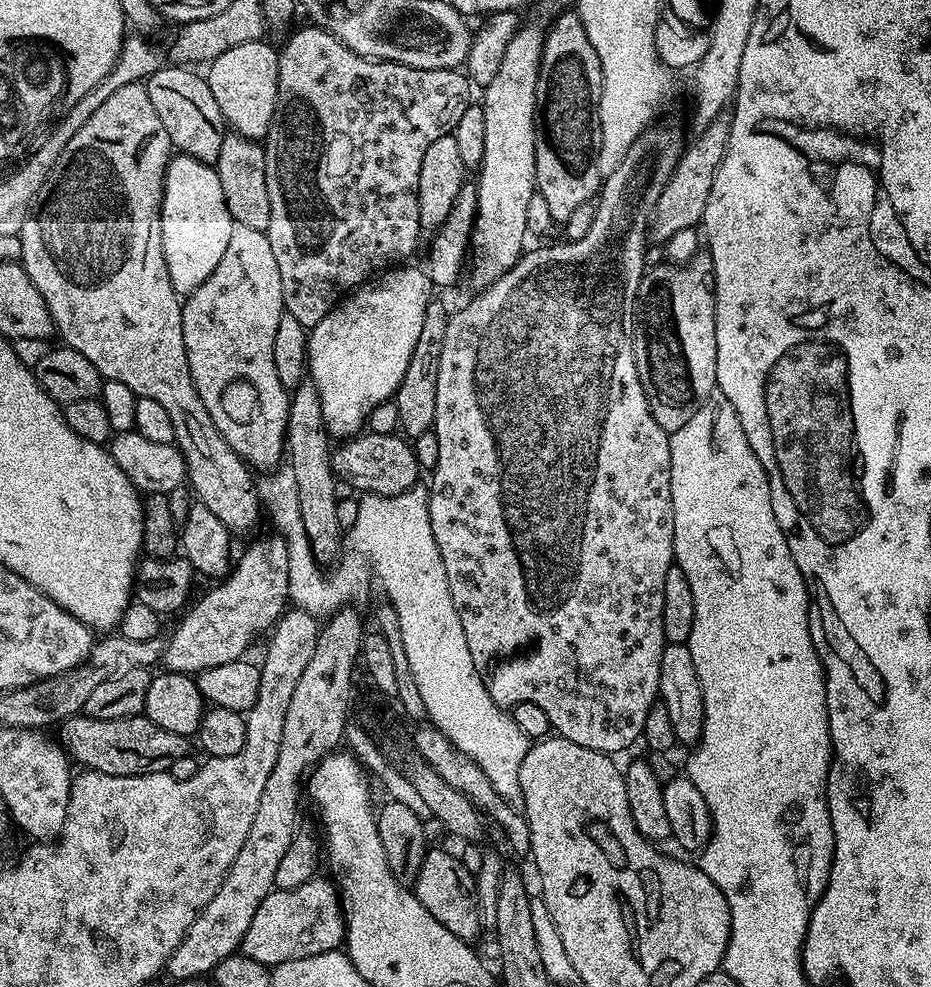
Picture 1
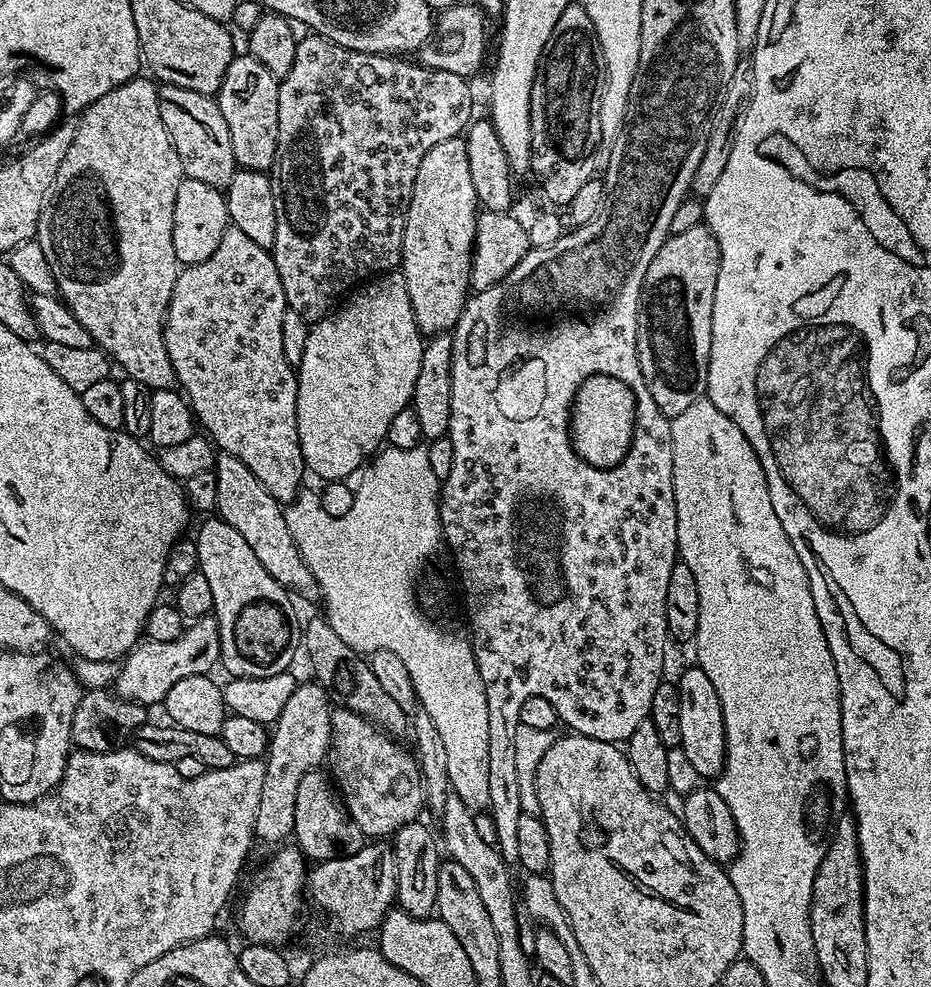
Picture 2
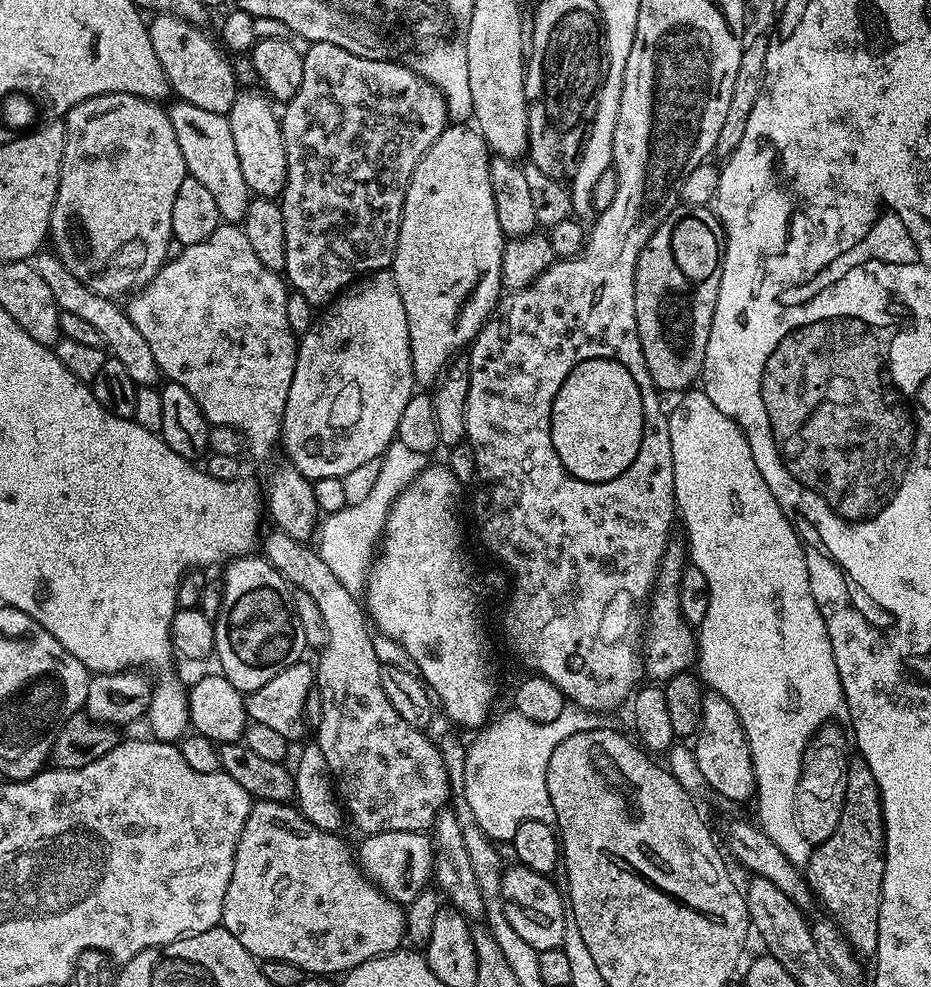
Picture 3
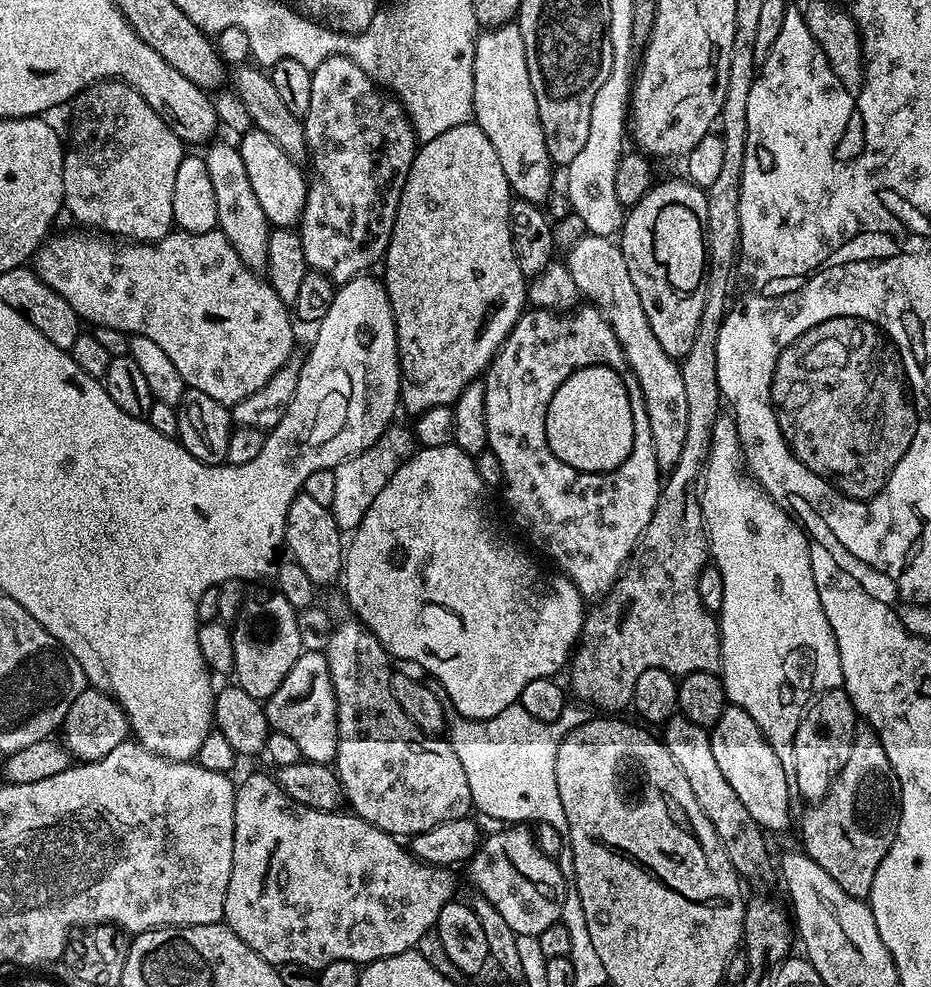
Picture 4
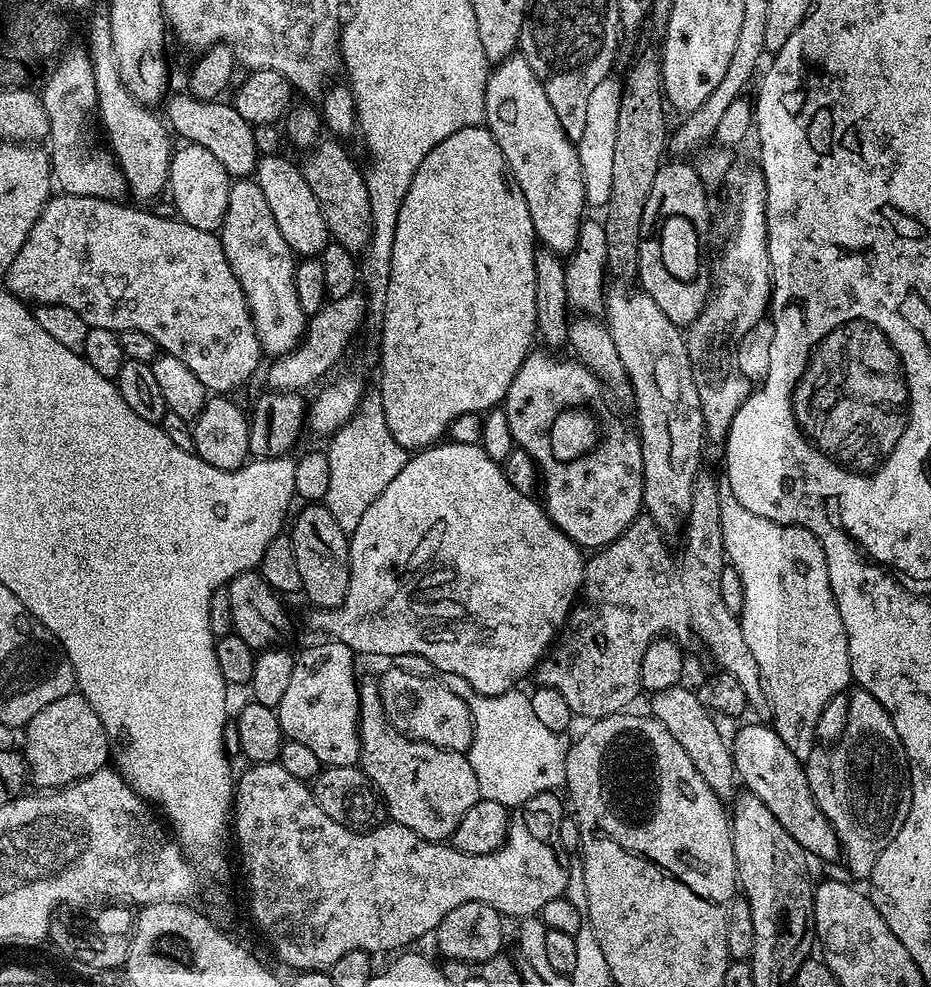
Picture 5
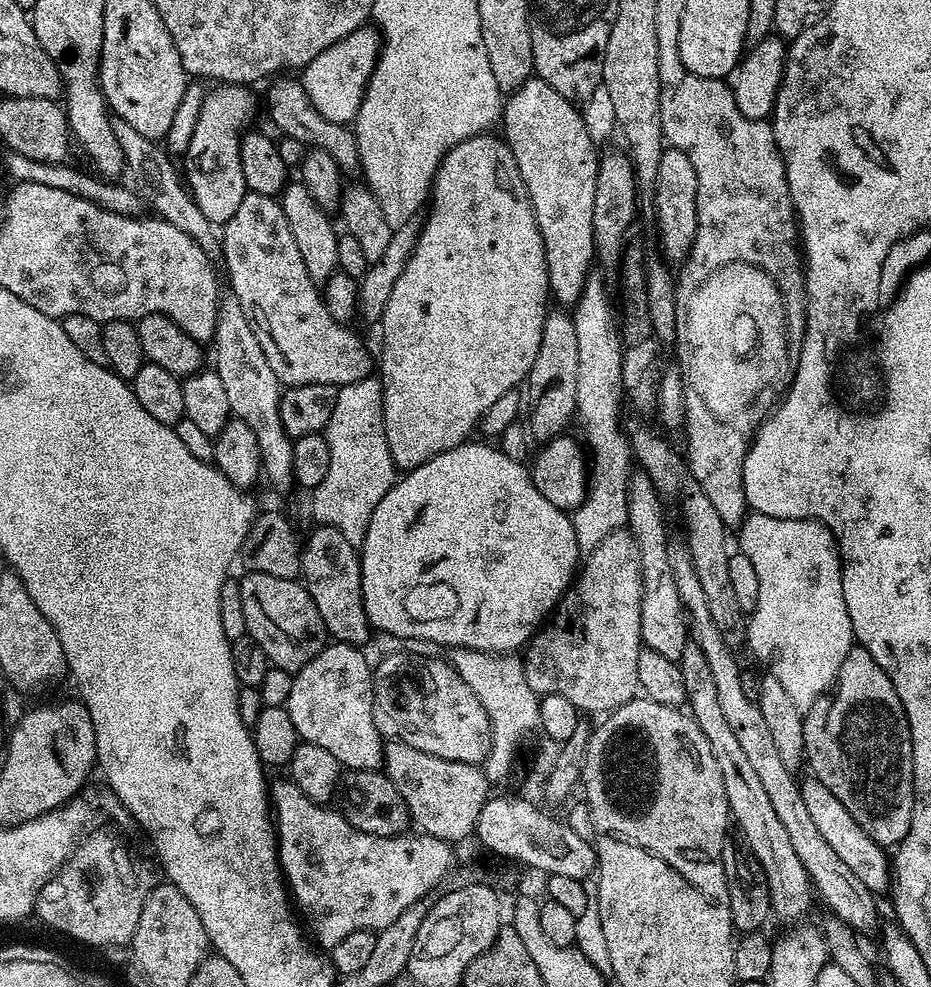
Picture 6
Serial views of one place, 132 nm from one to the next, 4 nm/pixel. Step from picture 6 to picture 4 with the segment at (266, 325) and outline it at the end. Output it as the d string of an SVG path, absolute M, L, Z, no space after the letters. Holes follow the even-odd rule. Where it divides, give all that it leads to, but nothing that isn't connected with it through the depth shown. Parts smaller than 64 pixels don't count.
M235 143L232 144L212 144L207 145L208 152L203 153L206 162L206 170L210 170L210 183L214 185L214 202L218 206L218 218L216 223L219 231L226 234L226 238L233 242L240 240L260 240L267 241L270 231L268 215L258 206L258 198L254 194L254 186L250 186L250 178L246 174L246 166L242 162L242 154Z

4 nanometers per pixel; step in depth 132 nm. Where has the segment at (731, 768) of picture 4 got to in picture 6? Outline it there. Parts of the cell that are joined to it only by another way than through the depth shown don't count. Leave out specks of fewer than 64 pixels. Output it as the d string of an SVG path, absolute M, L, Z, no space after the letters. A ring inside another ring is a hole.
M815 778L807 779L799 781L802 802L806 804L806 810L810 813L814 826L818 826L822 838L826 838L826 843L834 849L834 854L838 854L838 858L842 858L842 862L850 866L851 872L862 881L862 886L869 888L873 894L887 893L890 888L889 853L878 842L874 842L874 838L870 838L866 830L858 826L858 822L854 822L842 802L838 802L838 798L834 798L834 794L830 794L830 790L822 786L822 782Z

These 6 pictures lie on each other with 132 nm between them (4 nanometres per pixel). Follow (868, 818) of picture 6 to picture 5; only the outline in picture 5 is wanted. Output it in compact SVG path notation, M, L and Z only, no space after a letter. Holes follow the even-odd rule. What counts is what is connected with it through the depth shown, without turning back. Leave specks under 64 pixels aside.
M863 690L851 693L848 696L845 728L841 731L839 739L831 746L813 747L812 751L807 753L804 773L814 802L818 802L820 812L826 814L830 826L836 832L836 837L840 839L842 864L848 867L850 875L867 881L874 870L874 862L878 862L878 854L882 854L882 850L886 850L886 846L894 842L894 834L902 830L902 822L906 822L906 814L910 814L912 801L908 759L898 738L898 730L894 730L894 722L882 706L882 702L878 702Z

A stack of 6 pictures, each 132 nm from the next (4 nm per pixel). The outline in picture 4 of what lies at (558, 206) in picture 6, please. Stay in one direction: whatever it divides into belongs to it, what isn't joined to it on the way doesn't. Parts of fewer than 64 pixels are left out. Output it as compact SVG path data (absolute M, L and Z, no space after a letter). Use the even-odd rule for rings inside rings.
M515 23L489 27L477 35L472 111L474 123L484 131L486 138L490 138L490 146L494 146L494 151L498 153L498 162L502 162L502 171L506 174L513 193L521 200L543 201L553 191L551 188L554 165L546 150L546 138L542 134L542 122L538 118L538 102L534 102L534 90L530 86L530 70L526 66L526 46Z

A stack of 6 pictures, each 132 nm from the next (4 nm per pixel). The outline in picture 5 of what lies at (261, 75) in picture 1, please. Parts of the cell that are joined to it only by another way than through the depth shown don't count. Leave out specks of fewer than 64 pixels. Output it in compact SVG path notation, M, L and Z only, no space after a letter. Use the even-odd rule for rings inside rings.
M264 154L256 162L254 179L270 205L278 231L282 233L282 238L286 238L293 253L300 258L319 257L328 247L330 237L326 221L322 216L322 207L319 206L313 190L310 190L301 165L296 160L295 162L287 160L284 156Z

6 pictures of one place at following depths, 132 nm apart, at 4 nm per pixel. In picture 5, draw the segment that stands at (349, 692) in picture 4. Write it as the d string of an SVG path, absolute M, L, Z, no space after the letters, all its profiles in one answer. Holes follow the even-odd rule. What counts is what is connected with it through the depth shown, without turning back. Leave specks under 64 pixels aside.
M361 683L359 767L380 793L387 819L406 826L427 840L447 841L454 834L466 810L481 799L478 781L467 755L451 752L424 740L403 736L390 722L382 706L379 683Z

